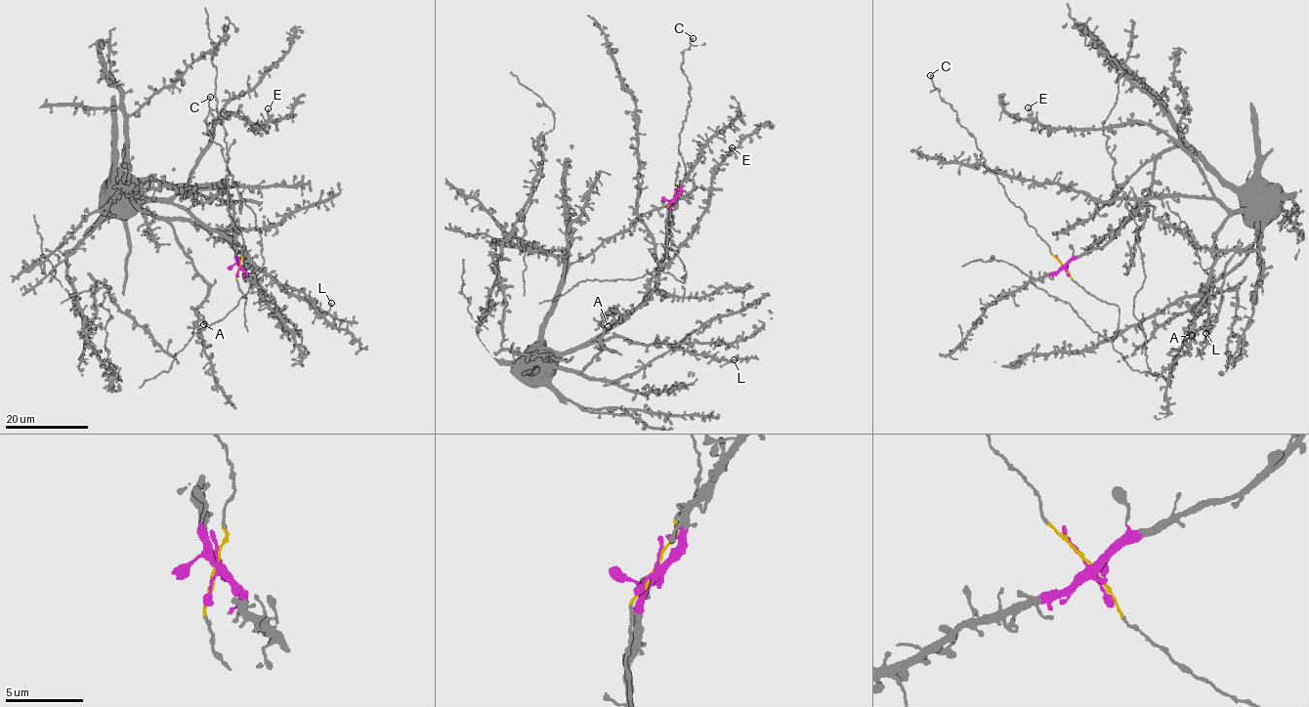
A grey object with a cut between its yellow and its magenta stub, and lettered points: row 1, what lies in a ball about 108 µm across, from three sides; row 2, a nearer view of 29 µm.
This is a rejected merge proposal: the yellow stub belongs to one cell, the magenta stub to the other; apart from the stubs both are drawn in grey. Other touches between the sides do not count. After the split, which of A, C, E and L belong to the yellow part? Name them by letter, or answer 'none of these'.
C

